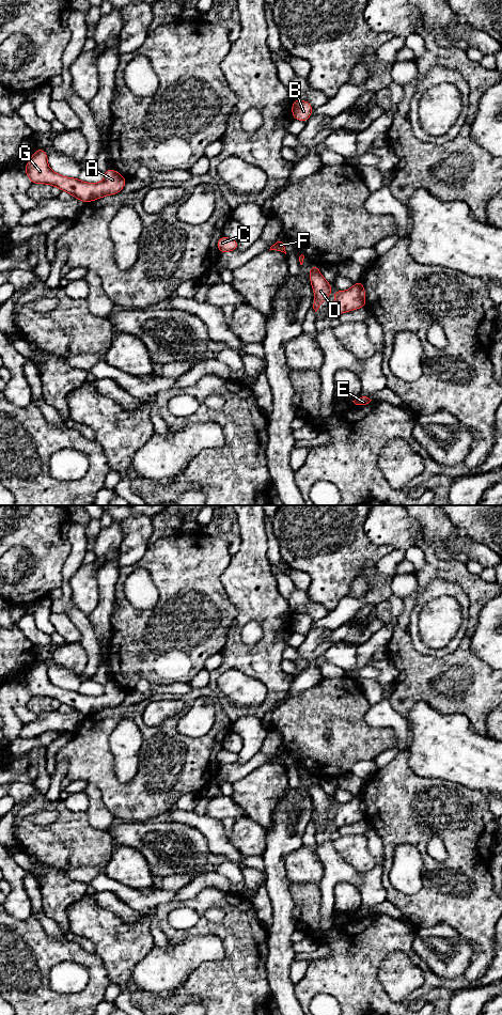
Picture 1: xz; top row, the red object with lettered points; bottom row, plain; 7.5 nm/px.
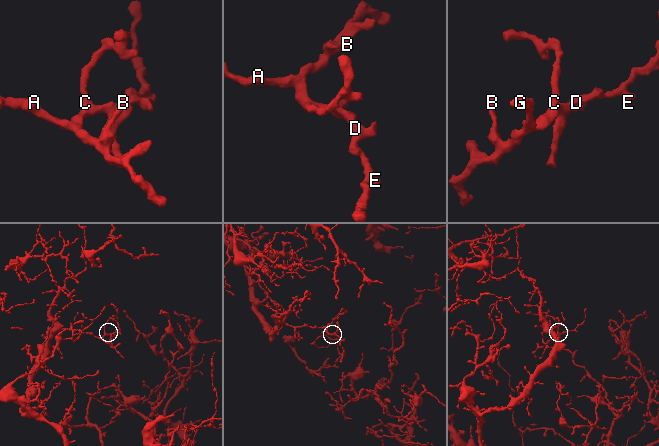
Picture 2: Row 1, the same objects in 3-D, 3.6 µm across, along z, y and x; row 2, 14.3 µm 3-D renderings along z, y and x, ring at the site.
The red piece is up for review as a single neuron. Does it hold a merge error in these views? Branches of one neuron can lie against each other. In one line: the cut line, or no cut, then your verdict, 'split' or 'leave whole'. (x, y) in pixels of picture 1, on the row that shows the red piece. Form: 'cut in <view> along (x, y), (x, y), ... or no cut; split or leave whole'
no cut; leave whole

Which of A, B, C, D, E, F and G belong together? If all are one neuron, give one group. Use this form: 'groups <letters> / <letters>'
groups A B C D E F G

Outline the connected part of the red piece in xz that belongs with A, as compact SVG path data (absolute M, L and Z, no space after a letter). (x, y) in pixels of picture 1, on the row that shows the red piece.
M43 149L35 151L23 170L32 184L57 186L84 203L121 192L127 181L112 168L105 172L104 179L97 184L81 182L79 178L64 177L49 169L47 154Z

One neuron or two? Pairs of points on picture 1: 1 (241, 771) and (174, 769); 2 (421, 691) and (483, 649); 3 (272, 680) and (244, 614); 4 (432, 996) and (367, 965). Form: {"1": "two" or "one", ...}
{"1": "two", "2": "two", "3": "one", "4": "two"}

